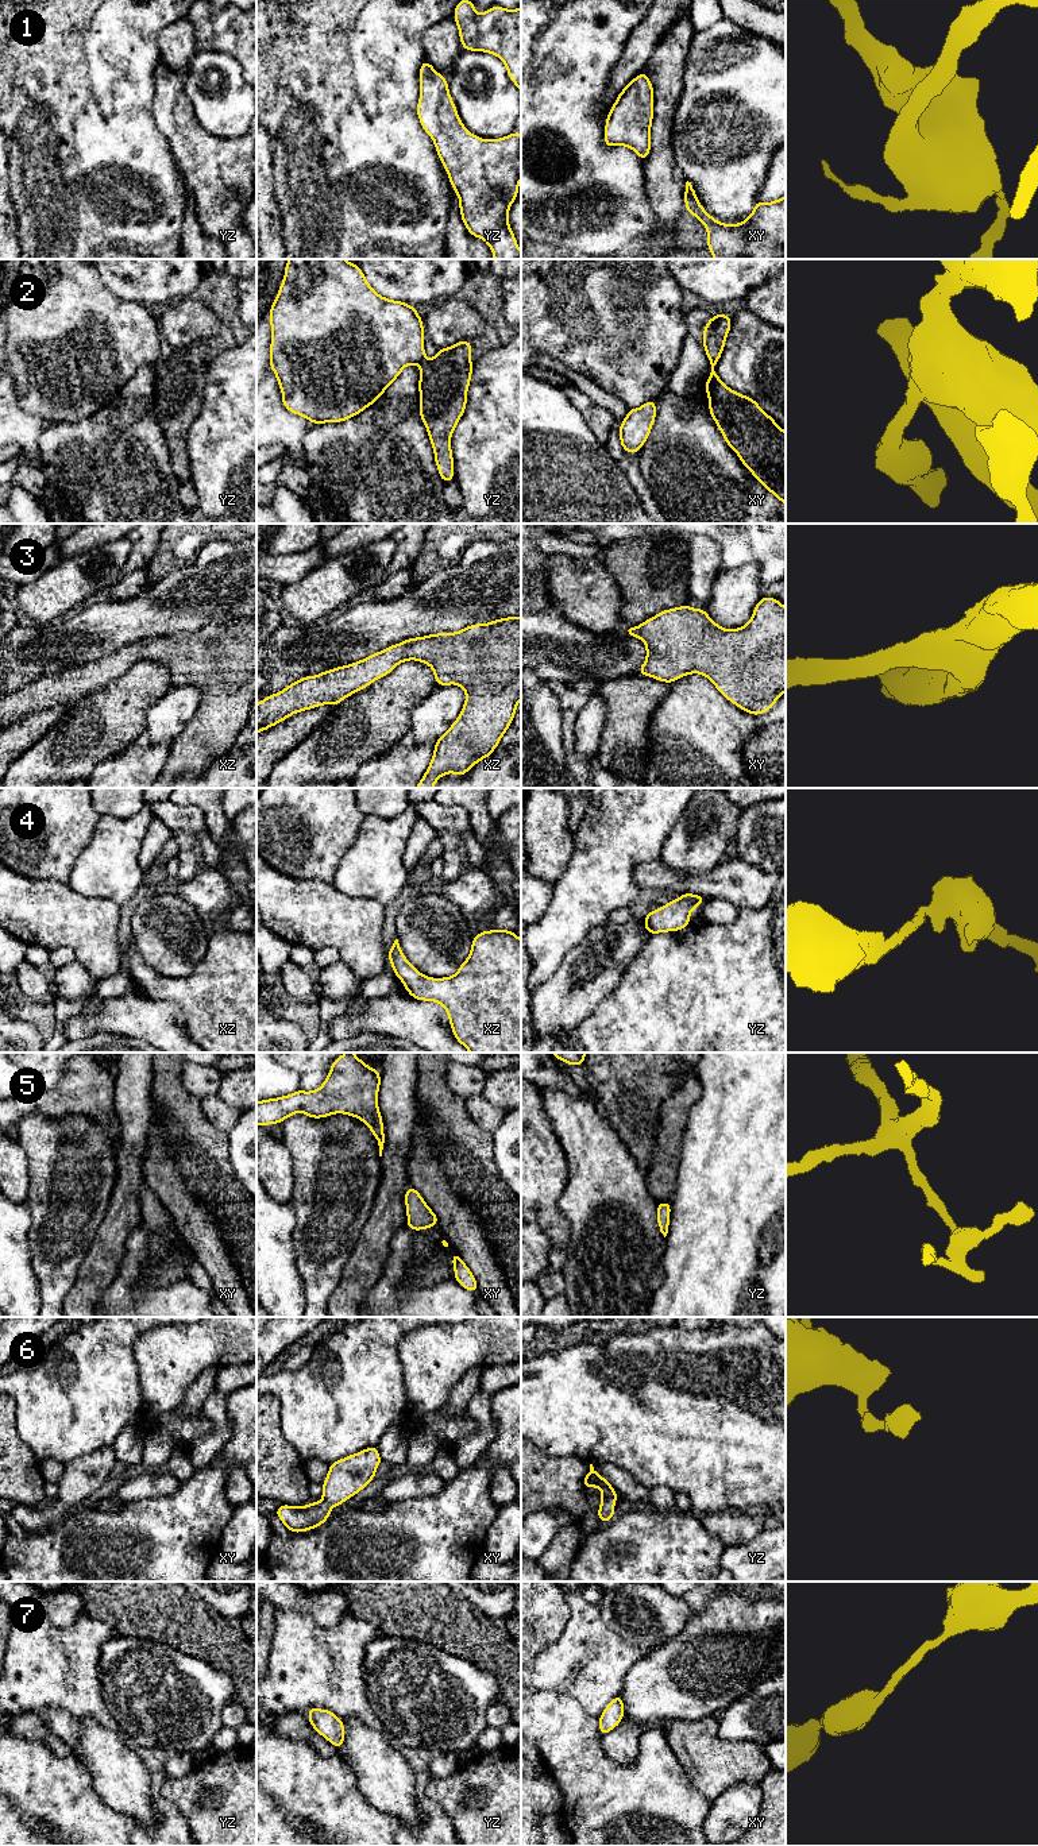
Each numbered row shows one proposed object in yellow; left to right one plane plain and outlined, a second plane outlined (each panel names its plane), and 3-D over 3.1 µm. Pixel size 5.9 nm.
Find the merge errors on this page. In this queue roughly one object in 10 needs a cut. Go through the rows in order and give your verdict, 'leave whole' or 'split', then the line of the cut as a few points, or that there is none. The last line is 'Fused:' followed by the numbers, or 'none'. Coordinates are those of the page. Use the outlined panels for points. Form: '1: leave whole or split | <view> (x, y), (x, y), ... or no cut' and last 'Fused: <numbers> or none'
1: leave whole | no cut
2: split | xy (710, 362), (716, 363)
3: leave whole | no cut
4: leave whole | no cut
5: leave whole | no cut
6: leave whole | no cut
7: leave whole | no cut
Fused: 2

